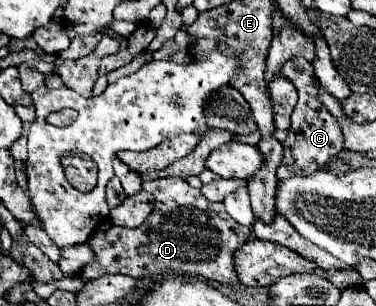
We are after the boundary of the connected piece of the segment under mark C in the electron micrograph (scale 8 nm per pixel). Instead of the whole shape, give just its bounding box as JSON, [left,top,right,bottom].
[276,58,344,178]

